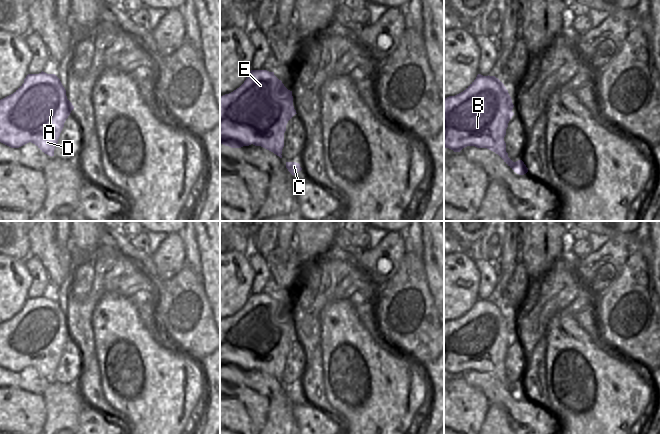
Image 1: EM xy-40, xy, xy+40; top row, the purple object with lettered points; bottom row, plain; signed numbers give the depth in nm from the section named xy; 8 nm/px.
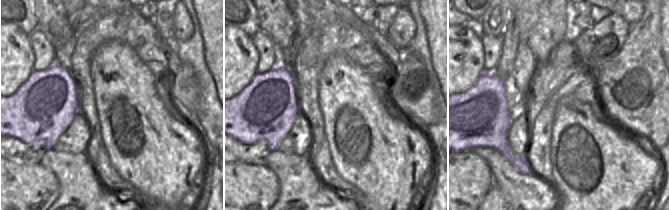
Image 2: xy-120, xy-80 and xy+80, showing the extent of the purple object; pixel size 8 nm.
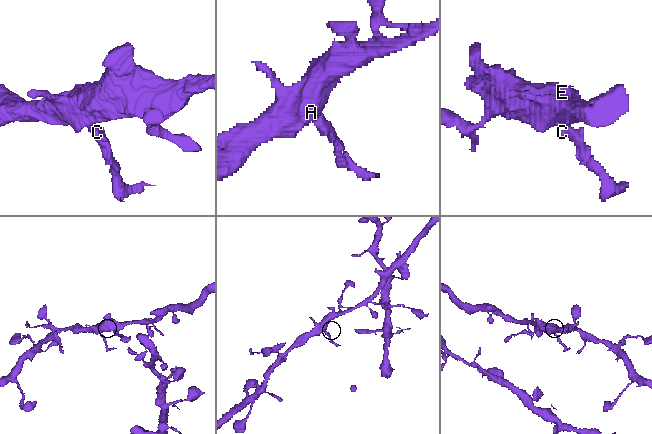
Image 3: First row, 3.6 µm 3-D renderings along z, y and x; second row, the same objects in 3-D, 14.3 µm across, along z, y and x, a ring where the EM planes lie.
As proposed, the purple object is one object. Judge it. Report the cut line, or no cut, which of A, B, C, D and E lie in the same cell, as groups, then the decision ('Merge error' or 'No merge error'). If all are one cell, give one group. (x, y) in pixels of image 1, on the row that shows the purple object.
Split along xy+40 (506, 152), (500, 156). Groups: A B D E / C. Merge error.

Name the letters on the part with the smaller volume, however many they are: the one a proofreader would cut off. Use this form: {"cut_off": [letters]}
{"cut_off": ["C"]}

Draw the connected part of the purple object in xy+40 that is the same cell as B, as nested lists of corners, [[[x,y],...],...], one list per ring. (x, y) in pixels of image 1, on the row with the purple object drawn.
[[[478,74],[463,92],[444,98],[444,147],[460,152],[467,146],[475,146],[503,156],[506,153],[504,137],[514,115],[513,107],[508,90],[498,78]]]

